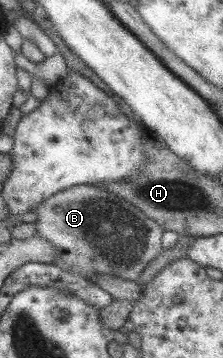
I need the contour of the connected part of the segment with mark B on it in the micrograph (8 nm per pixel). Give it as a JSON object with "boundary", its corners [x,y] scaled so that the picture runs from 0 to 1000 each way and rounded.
{"boundary":[[[345,514],[251,536],[139,581],[139,592],[161,601],[161,617],[148,623],[161,631],[157,656],[215,670],[251,693],[233,735],[278,726],[269,746],[395,785],[408,785],[404,765],[484,765],[547,782],[610,785],[673,726],[691,726],[731,698],[722,659],[735,642],[722,631],[668,615],[592,570],[413,517]]]}

